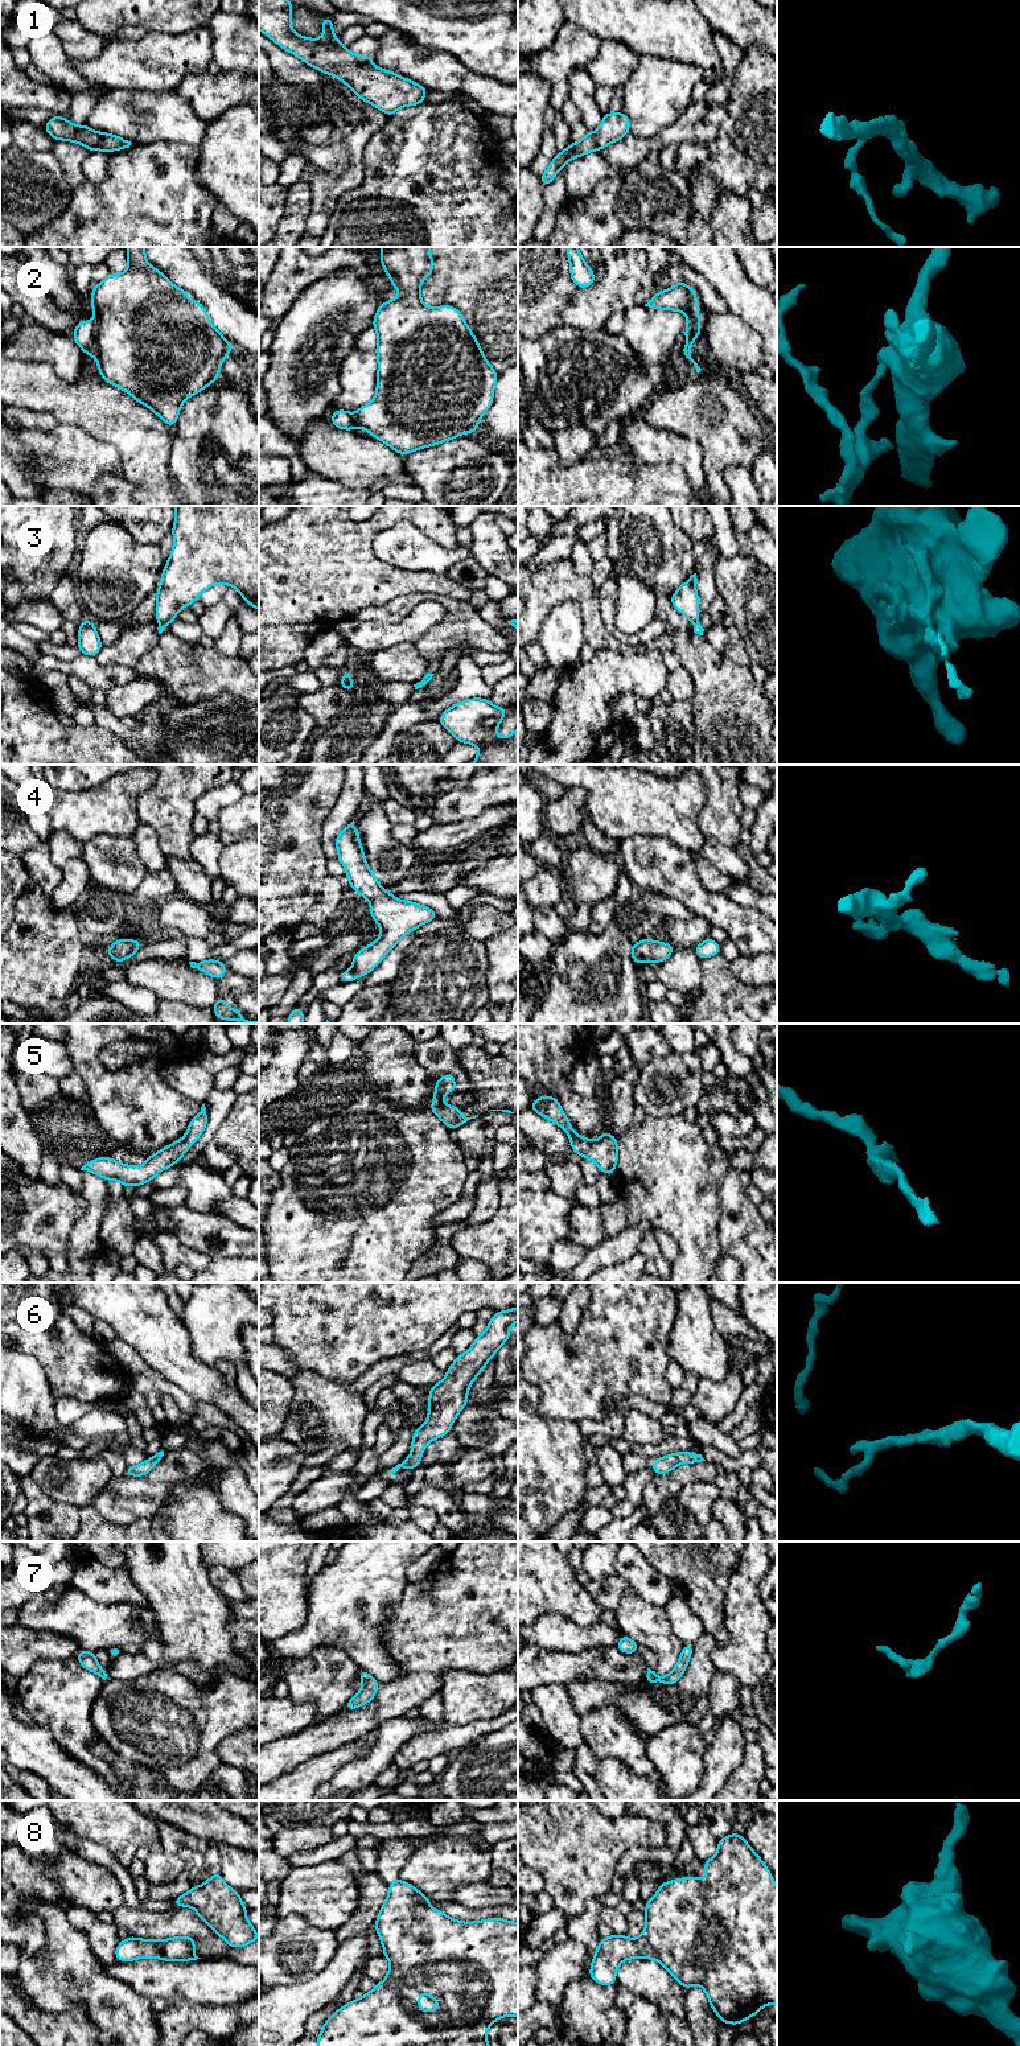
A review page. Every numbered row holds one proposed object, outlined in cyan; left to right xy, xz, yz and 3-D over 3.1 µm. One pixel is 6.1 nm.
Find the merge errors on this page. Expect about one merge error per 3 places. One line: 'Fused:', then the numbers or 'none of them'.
Fused: 2, 3

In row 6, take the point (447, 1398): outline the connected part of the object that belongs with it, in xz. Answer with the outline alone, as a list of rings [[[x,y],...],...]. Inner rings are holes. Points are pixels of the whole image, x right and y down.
[[[518,1306],[506,1312],[495,1312],[488,1322],[485,1333],[477,1335],[466,1353],[456,1357],[441,1382],[431,1386],[428,1419],[412,1434],[412,1453],[390,1470],[391,1475],[400,1467],[414,1470],[420,1465],[425,1446],[449,1433],[457,1415],[468,1403],[468,1390],[473,1380],[497,1350],[511,1337],[509,1329],[517,1321]]]

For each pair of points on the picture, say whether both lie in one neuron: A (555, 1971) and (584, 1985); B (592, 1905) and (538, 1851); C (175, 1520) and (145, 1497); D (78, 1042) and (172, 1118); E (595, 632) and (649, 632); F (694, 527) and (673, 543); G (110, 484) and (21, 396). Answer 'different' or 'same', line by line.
A: different
B: different
C: different
D: same
E: different
F: different
G: different

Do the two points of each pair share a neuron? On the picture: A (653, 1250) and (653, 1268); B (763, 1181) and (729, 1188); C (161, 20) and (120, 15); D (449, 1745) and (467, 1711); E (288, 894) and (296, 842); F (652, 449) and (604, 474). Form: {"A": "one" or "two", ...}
{"A": "one", "B": "two", "C": "one", "D": "two", "E": "one", "F": "two"}

